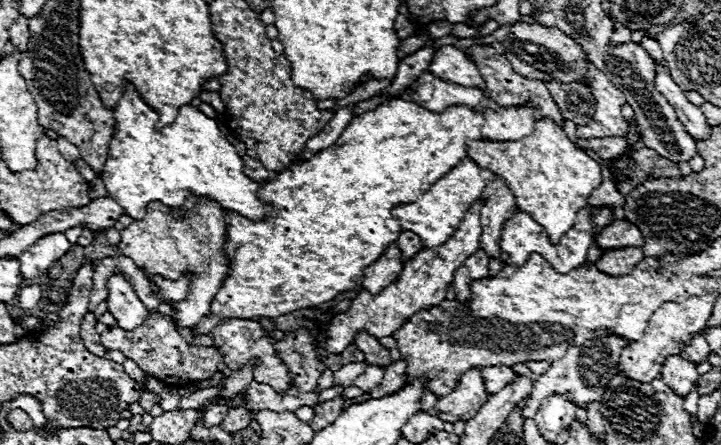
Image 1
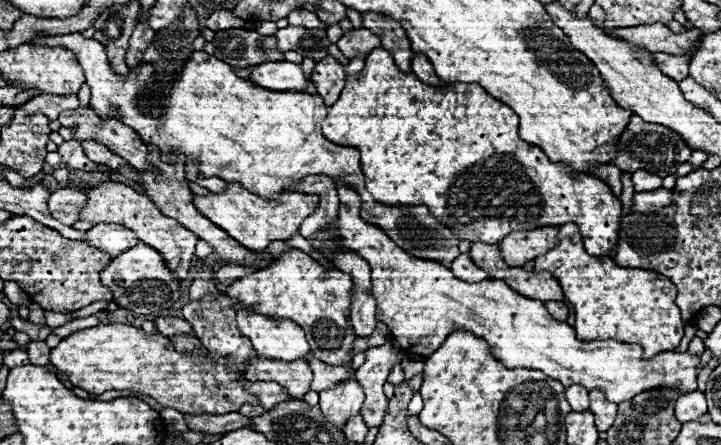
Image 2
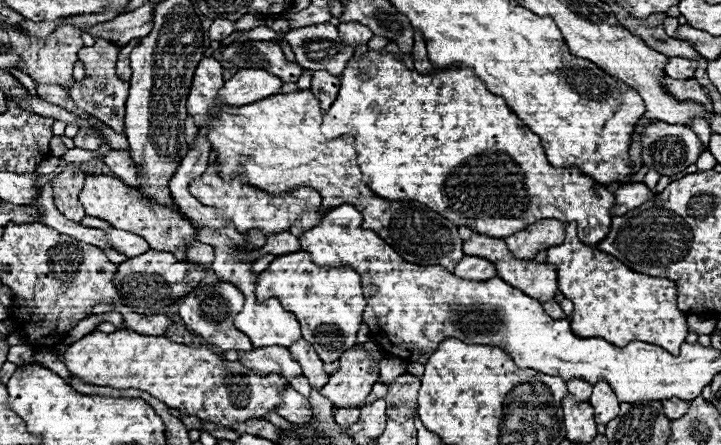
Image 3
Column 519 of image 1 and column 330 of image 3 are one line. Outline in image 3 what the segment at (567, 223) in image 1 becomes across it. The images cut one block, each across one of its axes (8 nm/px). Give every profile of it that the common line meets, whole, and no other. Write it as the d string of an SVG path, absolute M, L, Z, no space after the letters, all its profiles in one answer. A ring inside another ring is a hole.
M212 56L202 58L196 66L186 100L186 112L194 120L196 128L200 130L208 126L206 138L216 152L220 176L234 176L236 168L240 166L242 174L238 174L238 178L244 184L256 186L274 196L292 192L298 186L314 188L322 194L320 210L332 210L348 202L364 214L366 228L382 232L392 226L392 246L406 262L420 266L440 264L454 272L456 264L464 256L458 228L420 202L390 202L374 196L362 180L362 172L356 162L354 140L326 140L322 136L320 104L310 90L274 94L246 106L220 106L216 116L212 116L212 108L216 106L222 86L224 80L220 62Z

